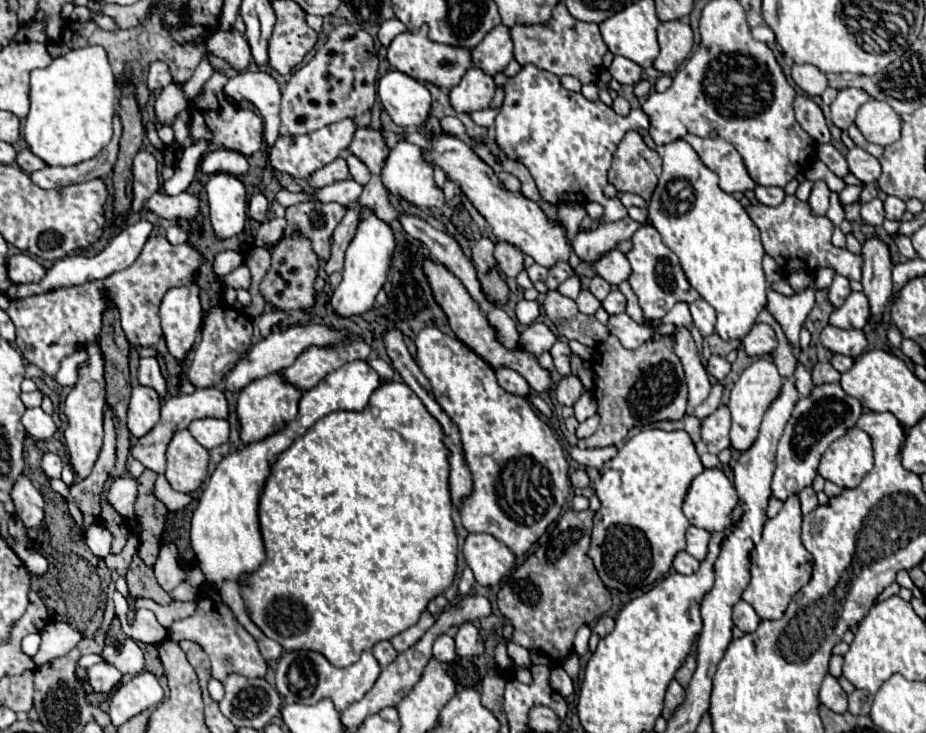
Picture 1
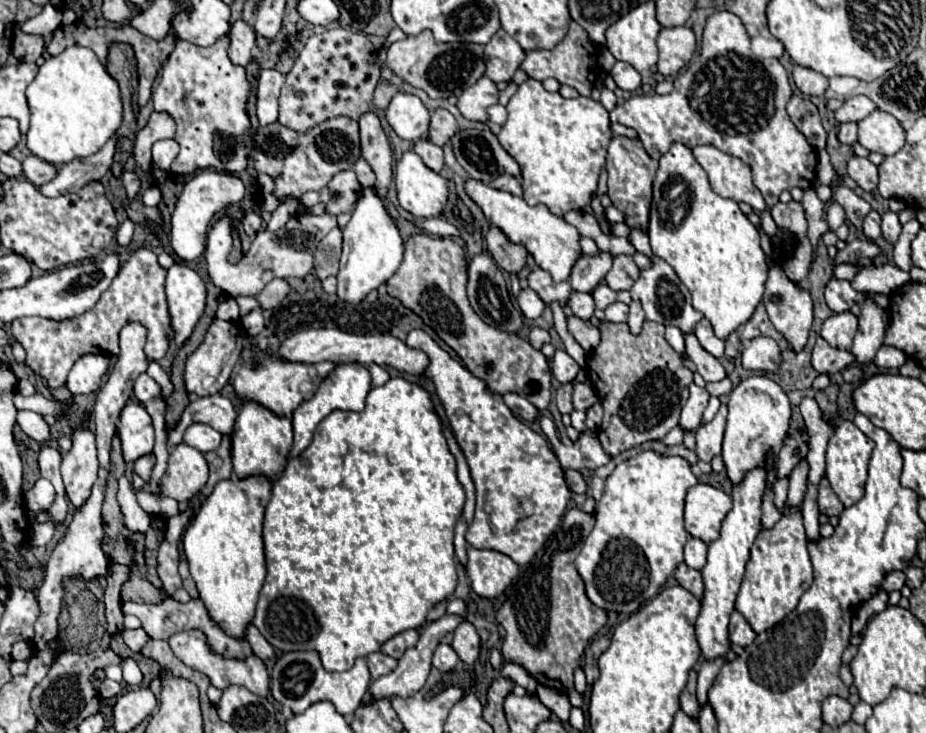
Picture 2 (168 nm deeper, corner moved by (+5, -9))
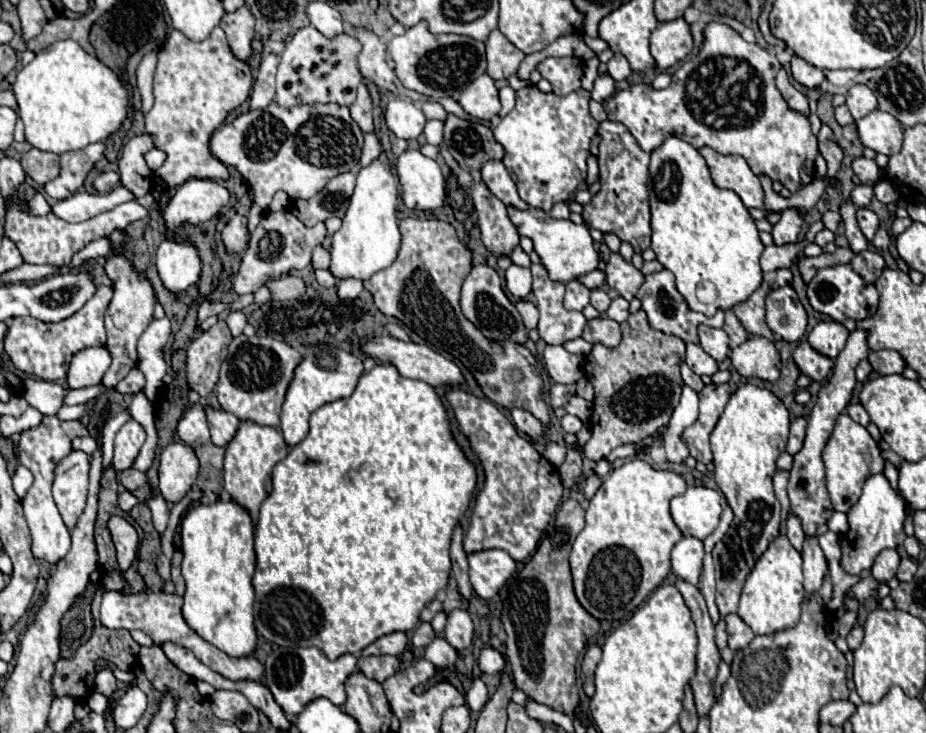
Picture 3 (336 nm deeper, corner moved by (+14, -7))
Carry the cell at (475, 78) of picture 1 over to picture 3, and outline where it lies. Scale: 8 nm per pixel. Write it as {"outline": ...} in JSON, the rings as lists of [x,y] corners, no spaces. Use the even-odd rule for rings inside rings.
{"outline":[[[483,73],[481,77],[477,77],[459,97],[459,105],[473,117],[479,121],[489,121],[491,117],[495,117],[501,109],[499,97],[497,97],[497,87],[493,85],[493,79]]]}

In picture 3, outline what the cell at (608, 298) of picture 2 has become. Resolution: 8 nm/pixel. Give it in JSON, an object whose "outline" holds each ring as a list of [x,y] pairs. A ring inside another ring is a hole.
{"outline":[[[593,289],[591,291],[591,305],[603,315],[605,313],[605,309],[609,307],[609,303],[611,303],[611,299],[609,299],[609,295],[603,291],[603,289]]]}

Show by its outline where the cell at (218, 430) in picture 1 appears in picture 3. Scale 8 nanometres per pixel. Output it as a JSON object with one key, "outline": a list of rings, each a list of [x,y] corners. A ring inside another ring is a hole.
{"outline":[[[191,405],[179,425],[177,425],[177,435],[183,443],[187,443],[189,447],[199,447],[203,443],[209,441],[209,427],[207,427],[207,417],[203,413],[201,405]]]}

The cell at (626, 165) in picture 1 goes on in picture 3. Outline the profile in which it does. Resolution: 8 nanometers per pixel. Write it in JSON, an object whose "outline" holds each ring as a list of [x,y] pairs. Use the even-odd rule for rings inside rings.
{"outline":[[[603,121],[599,123],[597,135],[601,137],[599,155],[597,155],[601,191],[591,199],[589,205],[583,207],[585,225],[599,231],[611,231],[621,241],[631,243],[637,253],[641,253],[651,245],[651,227],[649,227],[651,215],[649,215],[649,191],[647,191],[649,155],[637,145],[629,129],[621,123]]]}

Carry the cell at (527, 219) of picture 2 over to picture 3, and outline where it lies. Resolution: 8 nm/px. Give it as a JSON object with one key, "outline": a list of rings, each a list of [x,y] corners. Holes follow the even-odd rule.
{"outline":[[[507,205],[507,213],[511,223],[517,227],[519,235],[529,237],[535,245],[535,251],[541,259],[541,265],[547,269],[549,277],[553,281],[573,281],[575,277],[581,277],[593,269],[597,269],[599,255],[593,247],[593,237],[589,235],[589,229],[585,225],[575,225],[573,221],[559,221],[553,219],[543,209],[517,209],[513,205]]]}

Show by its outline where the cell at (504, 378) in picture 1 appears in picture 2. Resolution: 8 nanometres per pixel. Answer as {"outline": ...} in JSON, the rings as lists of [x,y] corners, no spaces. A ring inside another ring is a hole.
{"outline":[[[506,393],[502,395],[504,397],[504,403],[510,407],[510,411],[526,421],[536,421],[538,419],[538,409],[524,397],[516,395],[516,393]]]}

